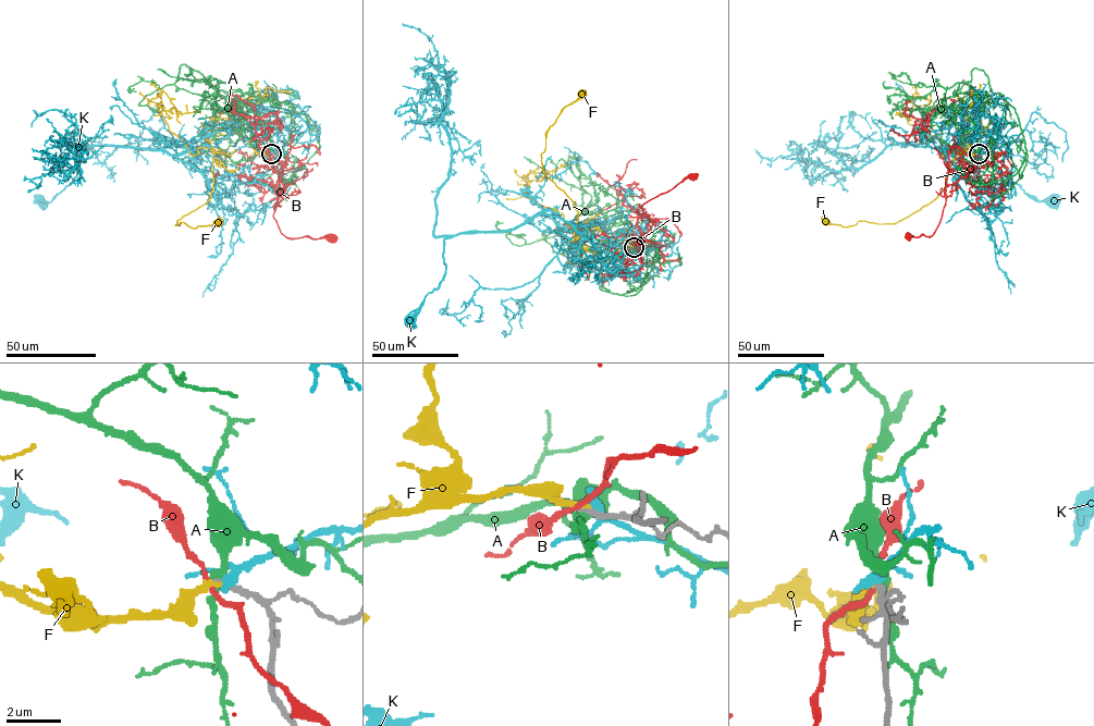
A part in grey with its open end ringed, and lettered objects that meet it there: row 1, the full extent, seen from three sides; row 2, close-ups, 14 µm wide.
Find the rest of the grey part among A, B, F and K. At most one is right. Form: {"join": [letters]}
{"join": ["F"]}

